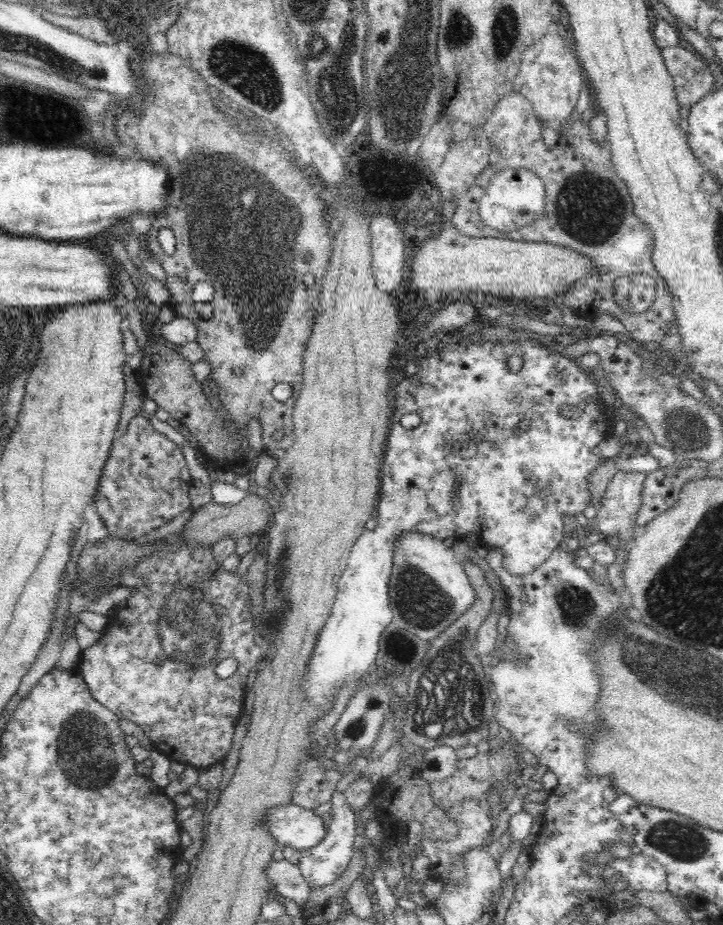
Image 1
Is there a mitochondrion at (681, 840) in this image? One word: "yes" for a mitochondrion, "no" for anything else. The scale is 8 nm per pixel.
yes

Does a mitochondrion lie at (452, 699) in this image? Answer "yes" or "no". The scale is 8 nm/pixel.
yes

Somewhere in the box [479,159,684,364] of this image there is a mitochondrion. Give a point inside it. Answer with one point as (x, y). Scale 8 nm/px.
(590, 208)

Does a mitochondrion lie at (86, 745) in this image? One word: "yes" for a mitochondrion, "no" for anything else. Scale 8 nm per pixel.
yes

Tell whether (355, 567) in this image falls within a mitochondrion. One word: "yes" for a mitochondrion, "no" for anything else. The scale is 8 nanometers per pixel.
no

